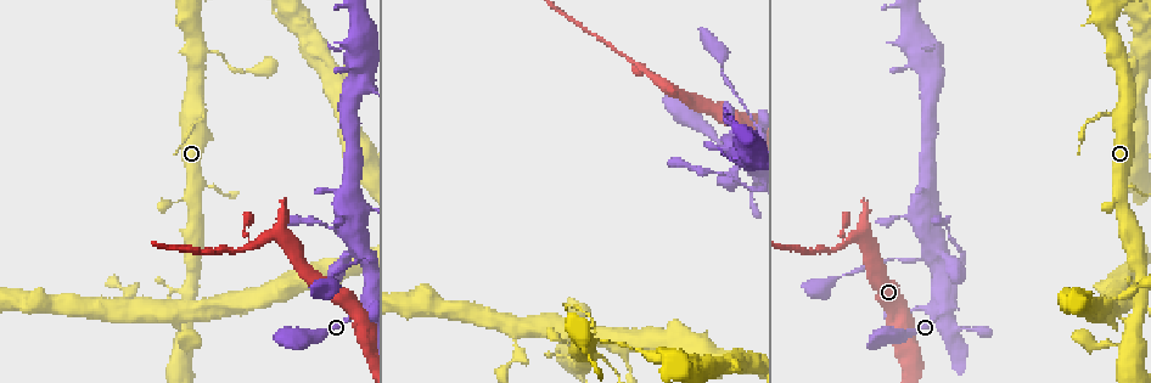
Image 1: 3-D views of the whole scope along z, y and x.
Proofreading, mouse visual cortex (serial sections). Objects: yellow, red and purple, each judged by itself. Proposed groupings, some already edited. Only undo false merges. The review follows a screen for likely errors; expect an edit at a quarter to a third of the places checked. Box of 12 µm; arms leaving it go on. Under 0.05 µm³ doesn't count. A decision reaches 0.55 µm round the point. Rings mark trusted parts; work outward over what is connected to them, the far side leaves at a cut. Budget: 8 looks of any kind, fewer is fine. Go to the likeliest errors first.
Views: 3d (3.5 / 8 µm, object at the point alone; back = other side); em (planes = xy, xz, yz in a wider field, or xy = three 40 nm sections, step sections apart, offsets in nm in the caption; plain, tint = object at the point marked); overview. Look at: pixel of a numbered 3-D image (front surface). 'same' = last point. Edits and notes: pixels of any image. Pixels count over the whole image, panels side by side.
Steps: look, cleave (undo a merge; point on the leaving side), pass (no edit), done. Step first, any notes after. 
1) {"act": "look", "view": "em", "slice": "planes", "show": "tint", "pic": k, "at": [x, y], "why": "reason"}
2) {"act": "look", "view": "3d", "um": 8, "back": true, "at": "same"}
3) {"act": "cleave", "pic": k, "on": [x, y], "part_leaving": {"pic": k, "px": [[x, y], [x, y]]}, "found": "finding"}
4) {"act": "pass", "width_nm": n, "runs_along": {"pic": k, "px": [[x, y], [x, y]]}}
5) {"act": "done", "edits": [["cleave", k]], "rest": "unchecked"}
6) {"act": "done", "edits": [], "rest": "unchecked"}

{"act": "look", "view": "3d", "um": 3.5, "pic": 1, "at": [193, 196], "why": "abrupt turn"}

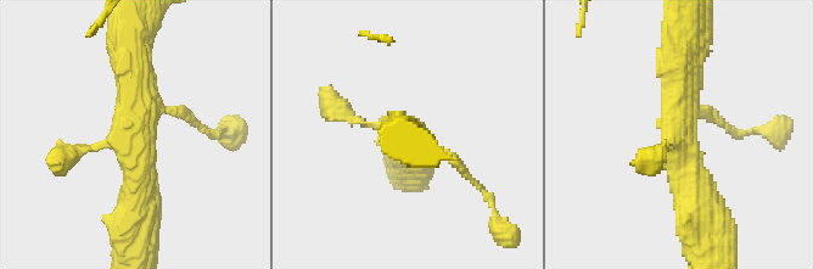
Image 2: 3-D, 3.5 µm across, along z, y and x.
{"act": "look", "view": "em", "slice": "planes", "show": "tint", "pic": 2, "at": [136, 130]}

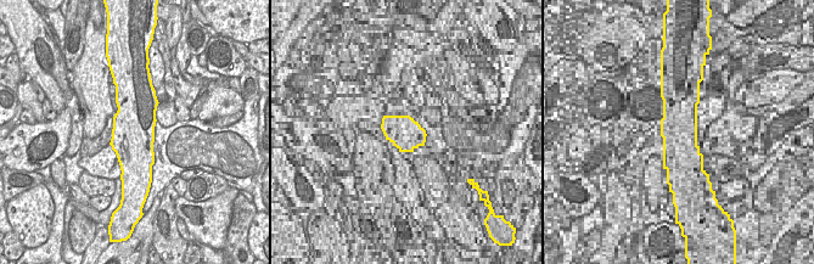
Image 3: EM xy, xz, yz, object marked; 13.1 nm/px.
{"act": "pass", "runs_along": {"pic": 2, "px": [[680, 45], [680, 153], [702, 209]]}, "found": "all the same cell"}

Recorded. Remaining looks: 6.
{"act": "look", "view": "3d", "um": 3.5, "back": true, "pic": 1, "at": [841, 244], "why": "thick turns thin"}

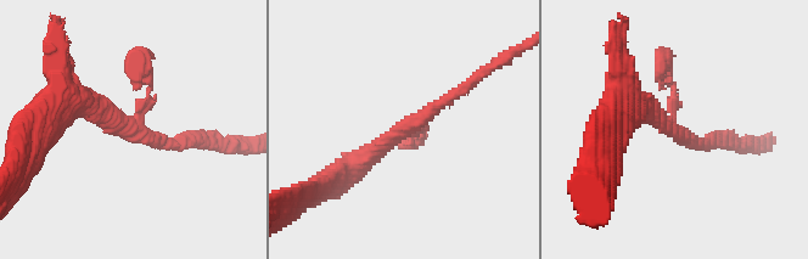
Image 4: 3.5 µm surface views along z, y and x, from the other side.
{"act": "look", "view": "em", "slice": "xy", "step": 2, "show": "tint", "pic": 4, "at": [675, 131], "why": "now the EM"}

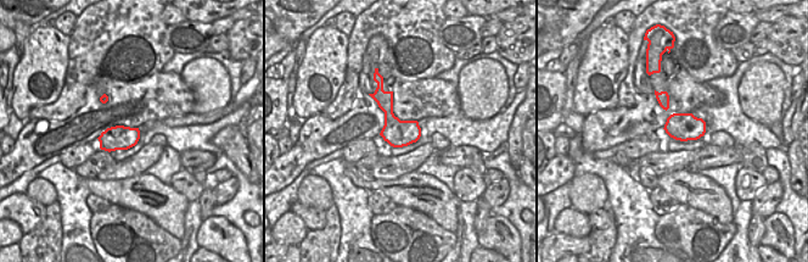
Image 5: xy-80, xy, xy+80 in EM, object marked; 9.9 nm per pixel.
{"act": "pass", "runs_along": {"pic": 4, "px": [[343, 173], [467, 85]]}, "found": "all the same cell"}

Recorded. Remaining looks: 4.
{"act": "look", "view": "3d", "um": 8, "pic": 1, "at": [181, 311], "why": "abrupt turn"}

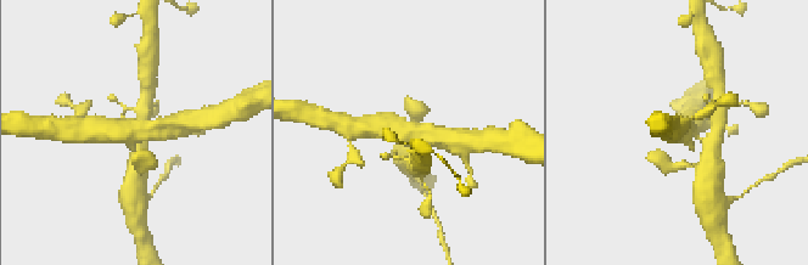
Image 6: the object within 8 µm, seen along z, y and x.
{"act": "look", "view": "3d", "um": 3.5, "back": true, "pic": 6, "at": [403, 131]}

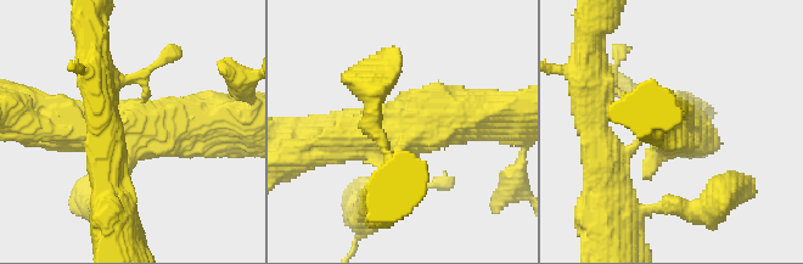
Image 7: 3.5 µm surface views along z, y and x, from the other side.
{"act": "look", "view": "em", "slice": "xy", "step": 2, "show": "tint", "pic": 7, "at": [397, 129]}

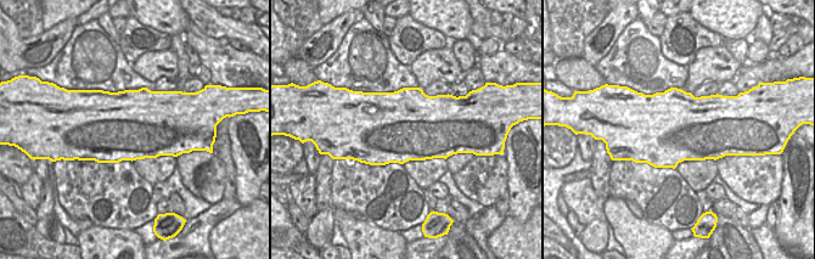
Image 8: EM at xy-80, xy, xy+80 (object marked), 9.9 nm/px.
{"act": "cleave", "pic": 7, "on": [408, 140], "arms": 3, "part_leaving": {"pic": 7, "px": [[644, 135], [684, 124]]}, "found": "two cells meet here"}

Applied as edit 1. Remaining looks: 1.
{"act": "done", "edits": [["cleave", 7]], "rest": "unchecked"}

